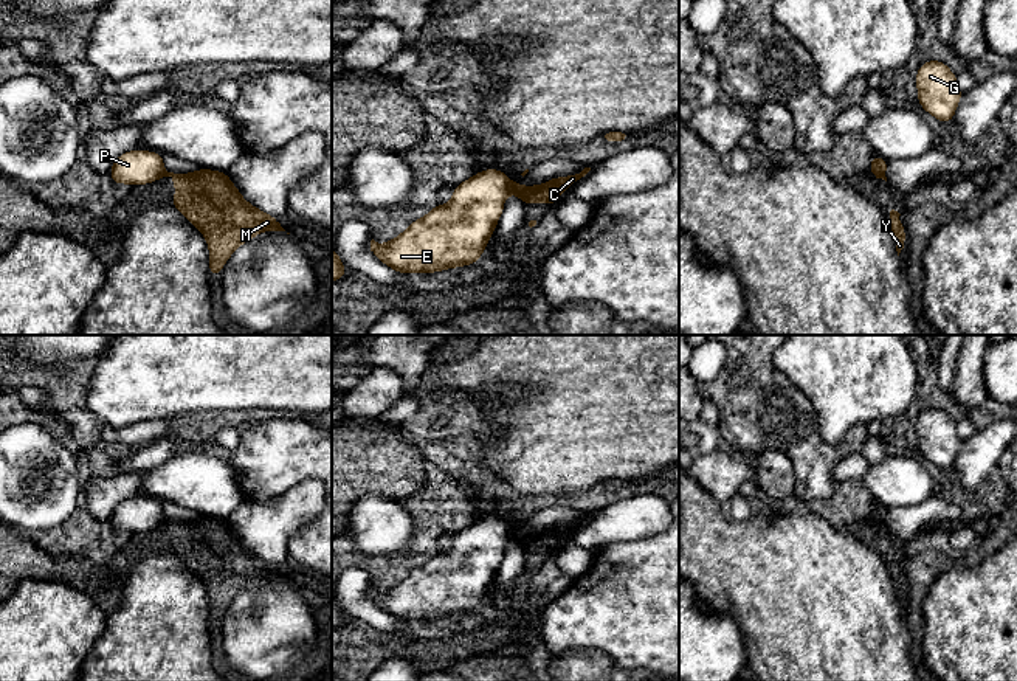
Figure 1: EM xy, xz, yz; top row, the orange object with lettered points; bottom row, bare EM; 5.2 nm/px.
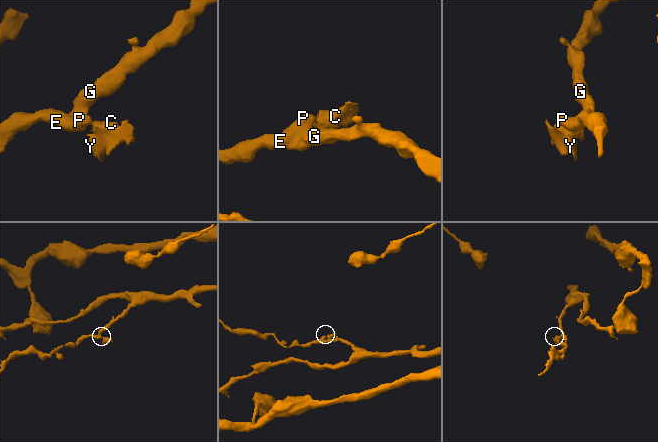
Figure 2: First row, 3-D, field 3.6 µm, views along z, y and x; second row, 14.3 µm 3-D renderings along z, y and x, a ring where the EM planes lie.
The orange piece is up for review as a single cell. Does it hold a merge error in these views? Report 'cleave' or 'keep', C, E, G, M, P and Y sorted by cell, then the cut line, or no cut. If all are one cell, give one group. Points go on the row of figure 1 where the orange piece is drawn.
cleave; C M Y / E G P; cut in xz along (509, 182), (510, 191)

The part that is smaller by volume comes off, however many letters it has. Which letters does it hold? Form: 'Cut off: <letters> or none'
Cut off: C, M, Y

